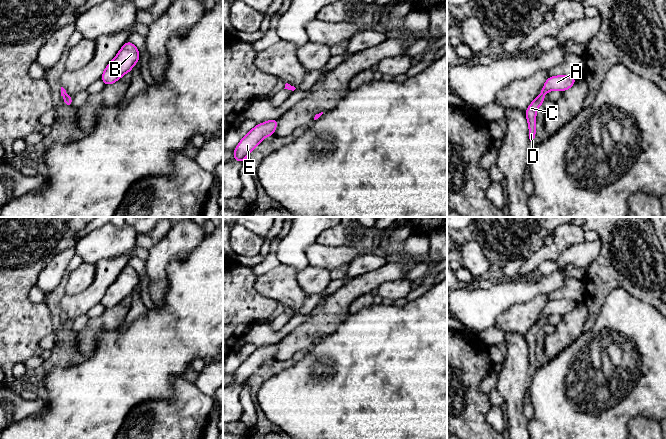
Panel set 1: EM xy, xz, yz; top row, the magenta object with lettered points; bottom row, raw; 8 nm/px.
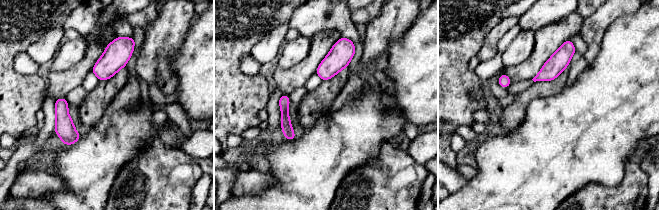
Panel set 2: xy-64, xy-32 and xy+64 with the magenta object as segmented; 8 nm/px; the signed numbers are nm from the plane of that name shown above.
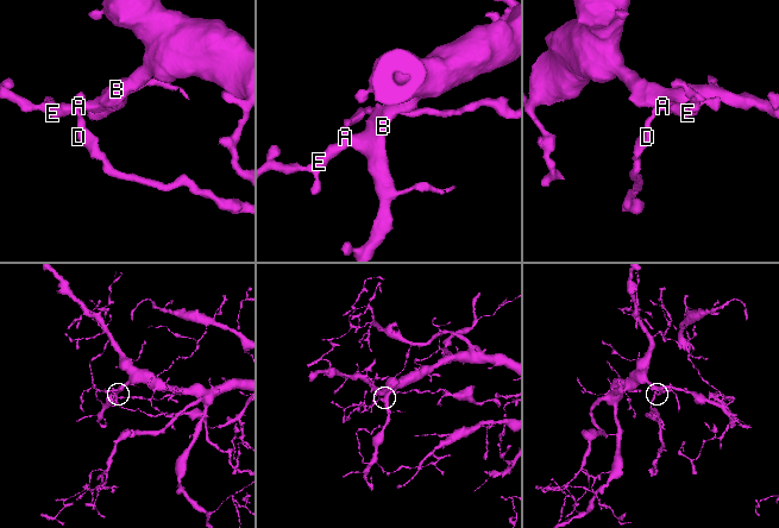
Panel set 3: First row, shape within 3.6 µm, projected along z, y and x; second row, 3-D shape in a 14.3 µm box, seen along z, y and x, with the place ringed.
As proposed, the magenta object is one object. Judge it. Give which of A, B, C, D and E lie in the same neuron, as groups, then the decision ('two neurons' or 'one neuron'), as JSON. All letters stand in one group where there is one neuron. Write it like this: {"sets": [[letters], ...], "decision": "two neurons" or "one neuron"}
{"sets": [["A", "B", "E"], ["C", "D"]], "decision": "two neurons"}

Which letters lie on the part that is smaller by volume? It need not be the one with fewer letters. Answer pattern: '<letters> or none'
C, D

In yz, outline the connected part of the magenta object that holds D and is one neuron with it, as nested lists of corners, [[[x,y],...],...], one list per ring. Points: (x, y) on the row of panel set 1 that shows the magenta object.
[[[540,94],[535,100],[532,101],[525,112],[528,121],[530,141],[533,140],[536,136],[536,111],[538,107],[542,105],[544,100],[544,94]]]

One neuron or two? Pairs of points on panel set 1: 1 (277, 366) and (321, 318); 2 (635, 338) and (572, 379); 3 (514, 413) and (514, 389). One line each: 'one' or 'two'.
1: two
2: one
3: one

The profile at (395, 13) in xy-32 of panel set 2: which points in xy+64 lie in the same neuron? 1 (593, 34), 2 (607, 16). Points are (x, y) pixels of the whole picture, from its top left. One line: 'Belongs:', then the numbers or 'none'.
Belongs: 1, 2

